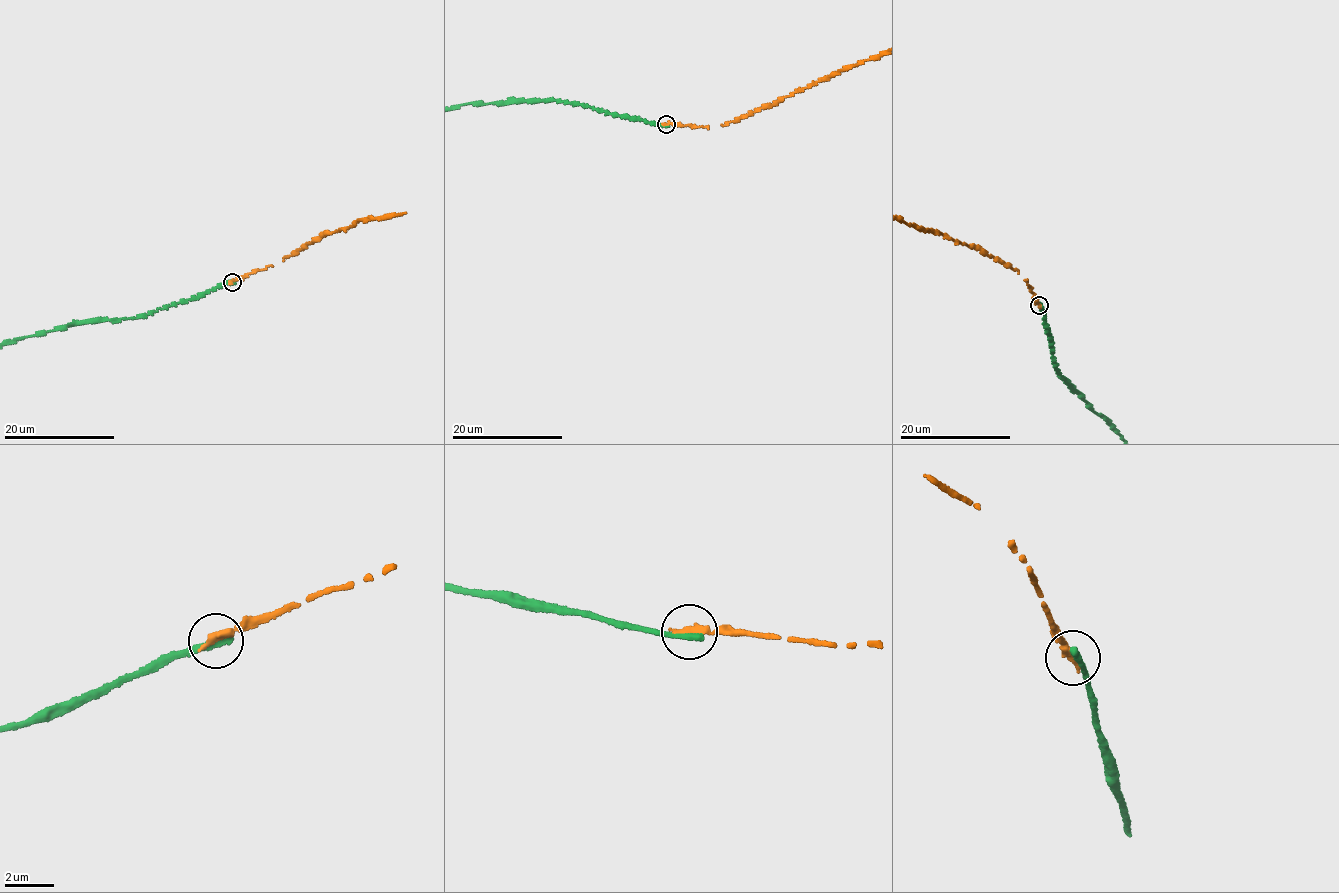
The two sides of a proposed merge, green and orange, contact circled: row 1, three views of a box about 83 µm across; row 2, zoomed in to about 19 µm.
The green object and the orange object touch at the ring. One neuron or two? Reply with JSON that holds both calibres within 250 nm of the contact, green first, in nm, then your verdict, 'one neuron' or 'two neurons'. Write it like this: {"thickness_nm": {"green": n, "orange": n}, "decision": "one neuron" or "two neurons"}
{"thickness_nm": {"green": 360, "orange": 360}, "decision": "two neurons"}

